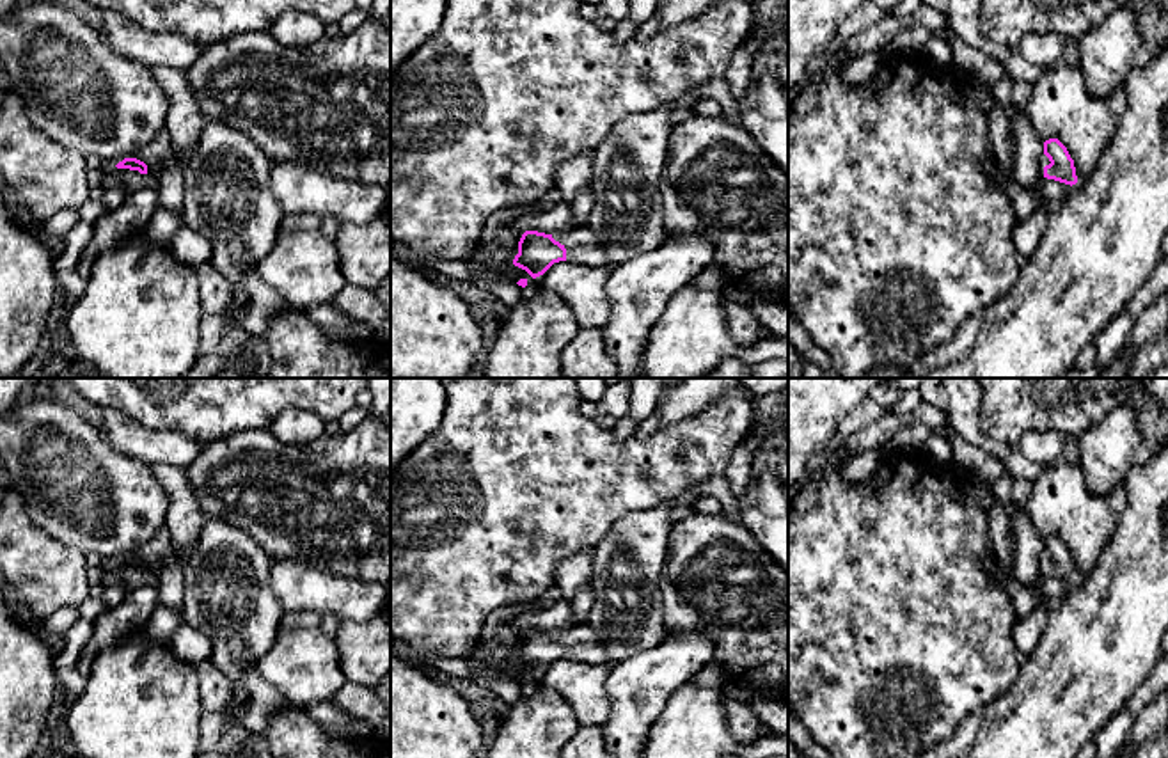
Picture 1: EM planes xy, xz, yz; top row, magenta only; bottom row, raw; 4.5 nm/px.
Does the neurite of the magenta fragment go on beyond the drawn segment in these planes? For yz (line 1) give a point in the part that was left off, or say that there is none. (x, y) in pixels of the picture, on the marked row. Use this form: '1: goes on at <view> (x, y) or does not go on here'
1: goes on at yz (1044, 160)

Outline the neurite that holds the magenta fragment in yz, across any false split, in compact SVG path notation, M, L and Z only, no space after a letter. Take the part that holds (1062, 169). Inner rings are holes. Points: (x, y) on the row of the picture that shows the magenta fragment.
M1049 138L1044 142L1040 176L1070 186L1077 183L1074 160L1058 138Z

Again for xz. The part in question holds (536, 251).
M586 225L554 234L525 231L518 241L518 254L513 265L536 279L559 261L586 263L595 268L612 270L604 245Z

